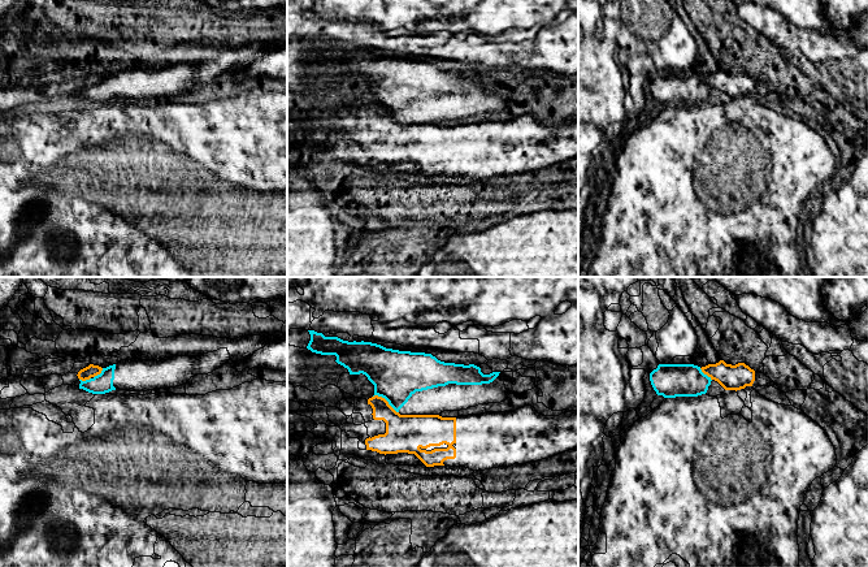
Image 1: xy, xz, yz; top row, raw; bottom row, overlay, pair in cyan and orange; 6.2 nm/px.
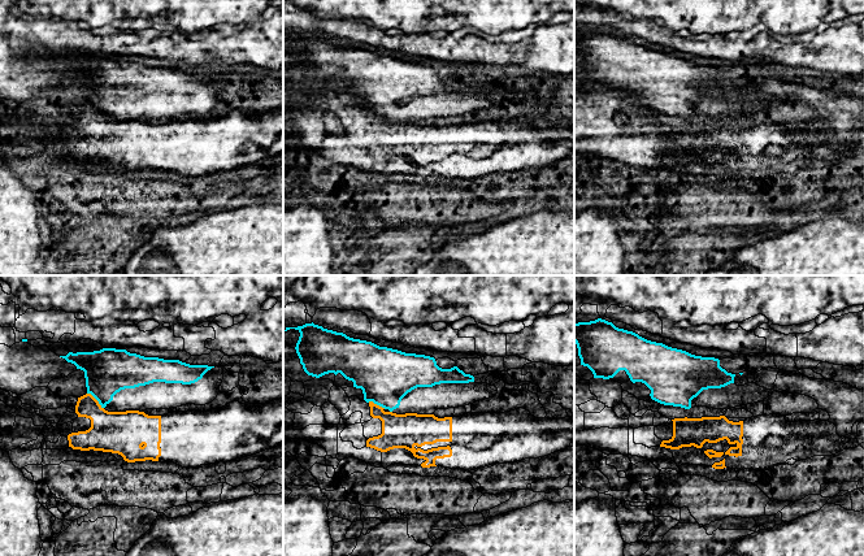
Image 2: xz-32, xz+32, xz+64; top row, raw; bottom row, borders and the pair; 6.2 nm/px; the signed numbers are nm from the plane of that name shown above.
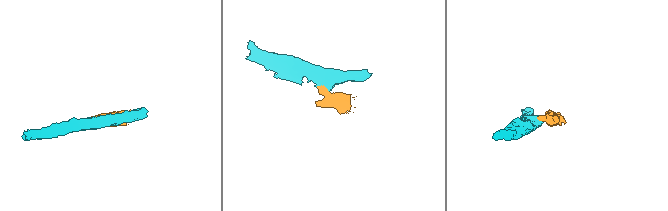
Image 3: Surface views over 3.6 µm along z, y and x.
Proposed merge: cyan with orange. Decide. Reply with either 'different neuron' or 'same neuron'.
different neuron

